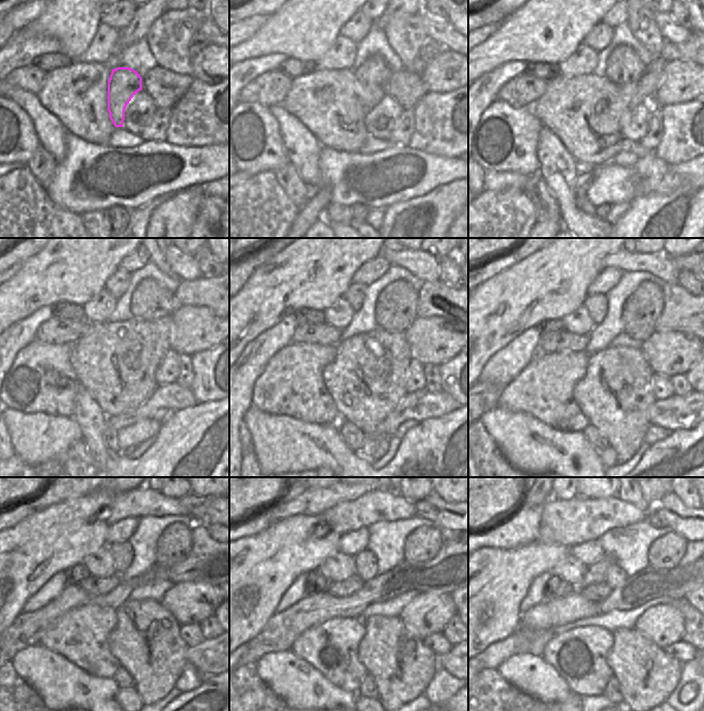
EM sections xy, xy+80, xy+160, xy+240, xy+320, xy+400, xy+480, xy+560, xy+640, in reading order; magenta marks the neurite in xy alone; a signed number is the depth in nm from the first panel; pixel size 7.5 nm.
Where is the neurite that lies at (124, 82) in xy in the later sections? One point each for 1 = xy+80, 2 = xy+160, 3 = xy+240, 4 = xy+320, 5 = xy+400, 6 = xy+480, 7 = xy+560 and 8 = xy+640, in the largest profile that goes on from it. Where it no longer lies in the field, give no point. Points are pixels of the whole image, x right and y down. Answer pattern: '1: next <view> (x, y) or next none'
1: next xy+80 (373, 76)
2: next xy+160 (624, 66)
3: next xy+240 (150, 301)
4: next xy+320 (396, 309)
5: next xy+400 (641, 311)
6: next xy+480 (174, 544)
7: next xy+560 (420, 546)
8: next xy+640 (666, 552)

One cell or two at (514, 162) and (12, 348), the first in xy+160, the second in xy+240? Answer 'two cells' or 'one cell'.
two cells

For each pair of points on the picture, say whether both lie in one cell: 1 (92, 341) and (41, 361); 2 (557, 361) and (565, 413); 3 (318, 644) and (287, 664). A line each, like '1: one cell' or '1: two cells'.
1: two cells
2: one cell
3: two cells

